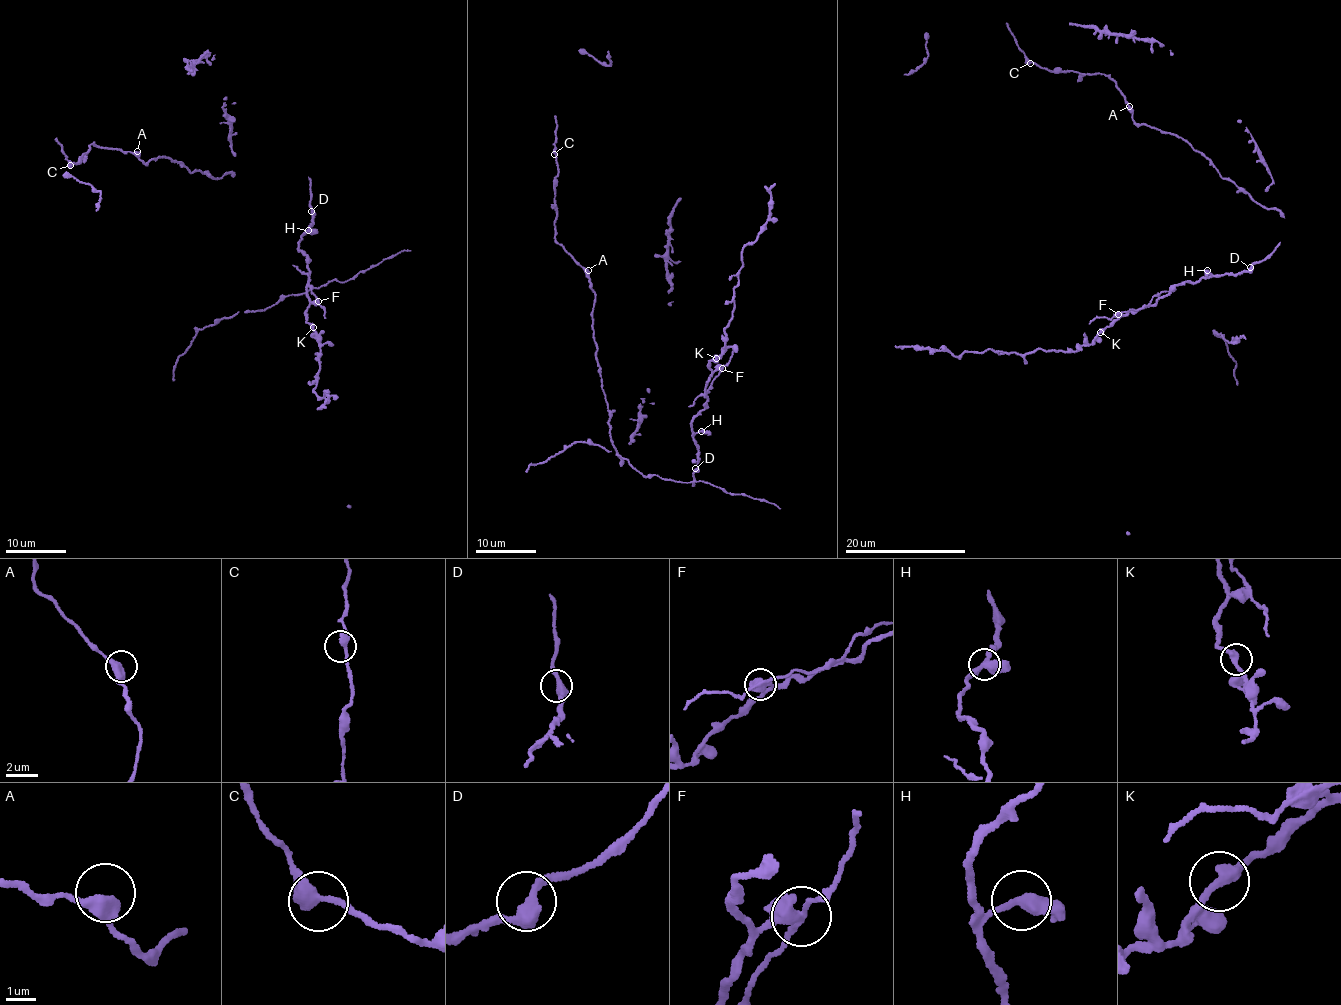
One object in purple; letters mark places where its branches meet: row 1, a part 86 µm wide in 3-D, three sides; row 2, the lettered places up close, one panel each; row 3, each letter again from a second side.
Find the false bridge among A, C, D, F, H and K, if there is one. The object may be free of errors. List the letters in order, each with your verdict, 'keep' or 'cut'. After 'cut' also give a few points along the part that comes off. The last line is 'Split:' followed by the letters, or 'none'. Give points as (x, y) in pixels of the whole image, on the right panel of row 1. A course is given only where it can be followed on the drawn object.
A: keep
C: keep
D: keep
F: cut; course (1117, 313), (1139, 310), (1154, 296), (1175, 289)
H: keep
K: keep
Split: F

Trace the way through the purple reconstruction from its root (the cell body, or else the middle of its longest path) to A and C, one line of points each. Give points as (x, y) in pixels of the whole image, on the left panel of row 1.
A: (228, 174), (213, 179), (198, 170), (192, 173), (181, 162), (163, 156), (146, 163), (138, 157), (137, 151)
C: (228, 174), (213, 179), (163, 156), (146, 163), (129, 152), (90, 144), (77, 165), (70, 165)

